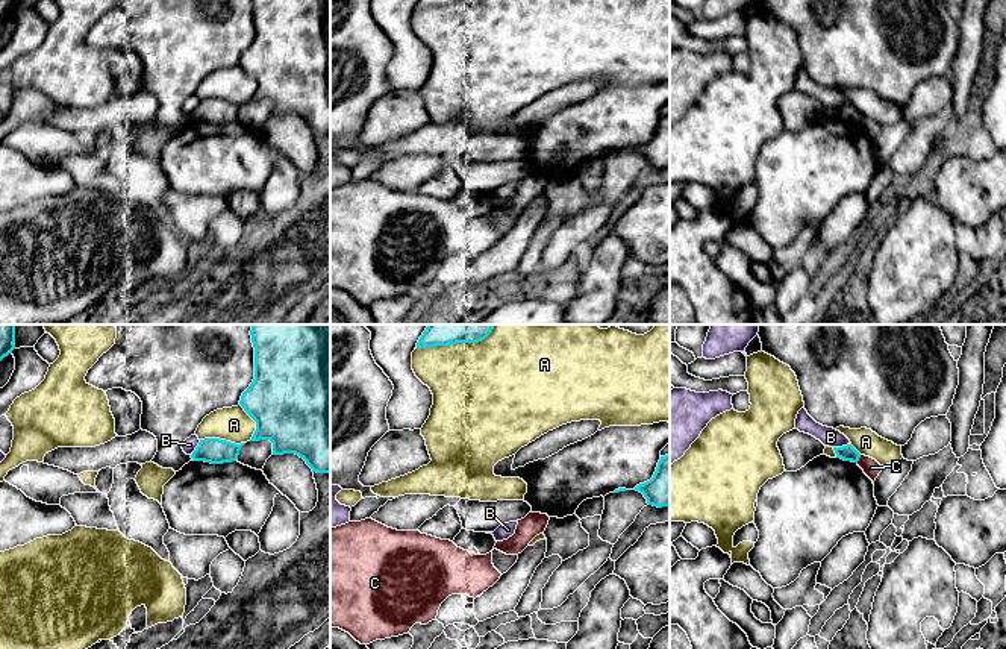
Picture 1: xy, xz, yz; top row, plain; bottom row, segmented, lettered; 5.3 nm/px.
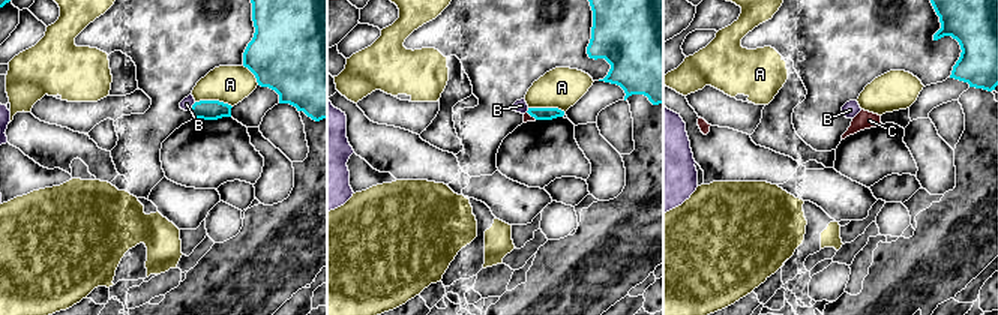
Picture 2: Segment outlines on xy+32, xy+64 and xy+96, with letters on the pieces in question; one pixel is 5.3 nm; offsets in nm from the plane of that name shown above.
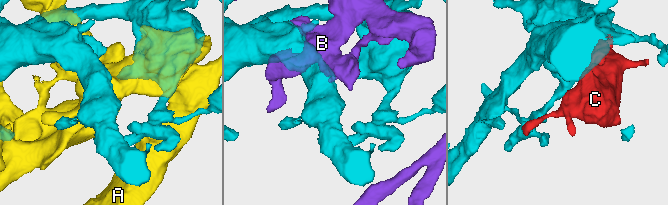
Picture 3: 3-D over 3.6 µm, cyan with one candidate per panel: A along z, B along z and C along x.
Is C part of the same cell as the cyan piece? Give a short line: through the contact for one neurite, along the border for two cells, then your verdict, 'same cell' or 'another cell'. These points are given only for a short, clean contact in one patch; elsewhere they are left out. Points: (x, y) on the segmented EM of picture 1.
line yz (861, 455), (856, 461); another cell

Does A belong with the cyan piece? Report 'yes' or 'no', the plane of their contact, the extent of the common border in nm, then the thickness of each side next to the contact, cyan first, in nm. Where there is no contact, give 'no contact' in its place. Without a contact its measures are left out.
no; contact in xy; length 240 nm; calibres 140 and 180 nm

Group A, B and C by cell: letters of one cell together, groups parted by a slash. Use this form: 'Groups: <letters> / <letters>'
Groups: A / B / C

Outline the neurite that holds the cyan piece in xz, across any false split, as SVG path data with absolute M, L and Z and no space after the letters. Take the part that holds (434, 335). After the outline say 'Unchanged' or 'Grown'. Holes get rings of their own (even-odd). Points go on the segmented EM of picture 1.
M427 324L417 343L417 349L456 343L479 343L485 340L492 329L494 324Z. Unchanged

